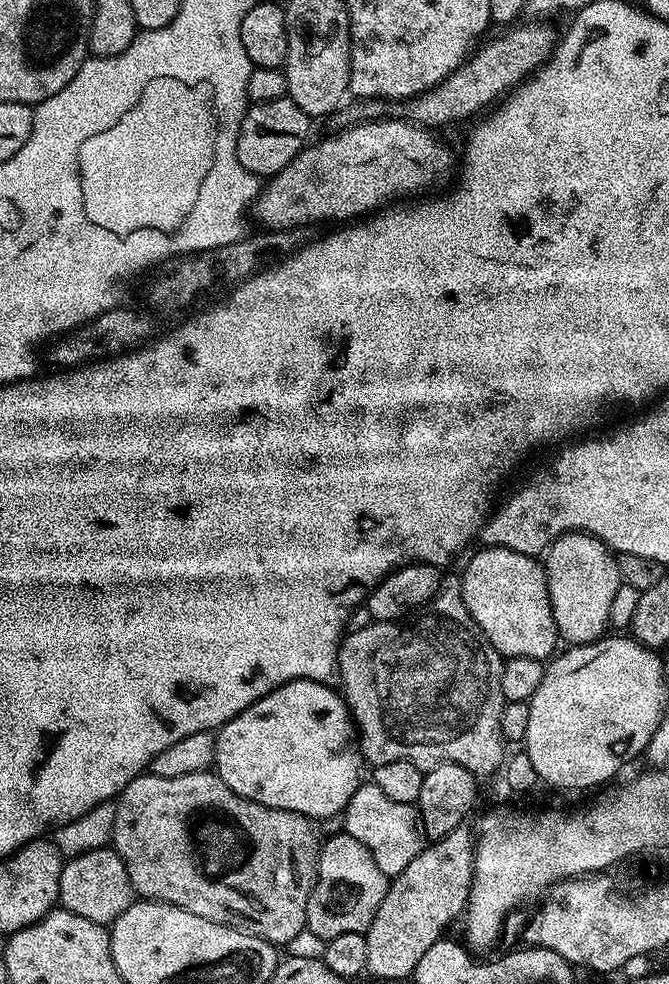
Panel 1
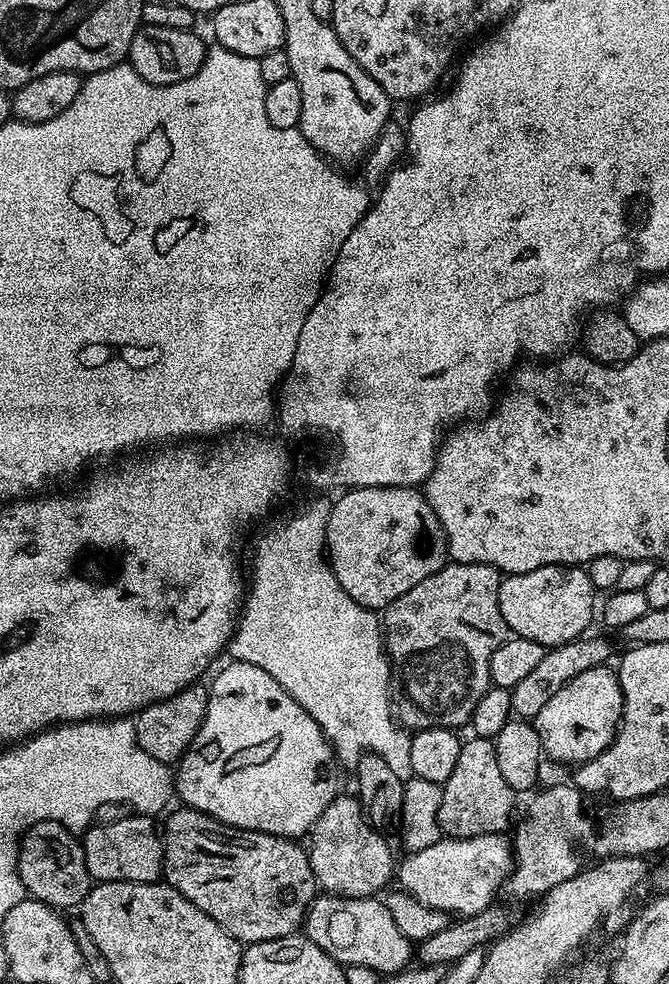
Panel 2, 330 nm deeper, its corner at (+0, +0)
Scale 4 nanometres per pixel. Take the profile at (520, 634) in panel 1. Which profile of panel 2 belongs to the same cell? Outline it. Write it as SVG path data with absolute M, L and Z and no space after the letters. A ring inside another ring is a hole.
M547 564L538 570L530 570L526 574L508 574L501 579L498 590L498 610L502 610L502 618L506 622L512 636L530 638L534 642L543 644L545 649L557 648L571 640L579 640L589 631L592 615L597 615L598 590L590 582L587 571L580 566L567 564Z

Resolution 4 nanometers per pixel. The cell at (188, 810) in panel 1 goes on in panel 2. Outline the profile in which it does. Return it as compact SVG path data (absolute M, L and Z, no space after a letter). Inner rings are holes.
M187 806L177 807L177 812L162 824L164 841L163 879L178 894L182 894L198 910L210 914L218 926L222 926L241 945L257 944L263 940L273 940L291 936L296 928L305 923L308 905L318 895L318 885L310 870L307 851L300 848L295 839L274 834L262 834L254 830L242 830L223 824Z

